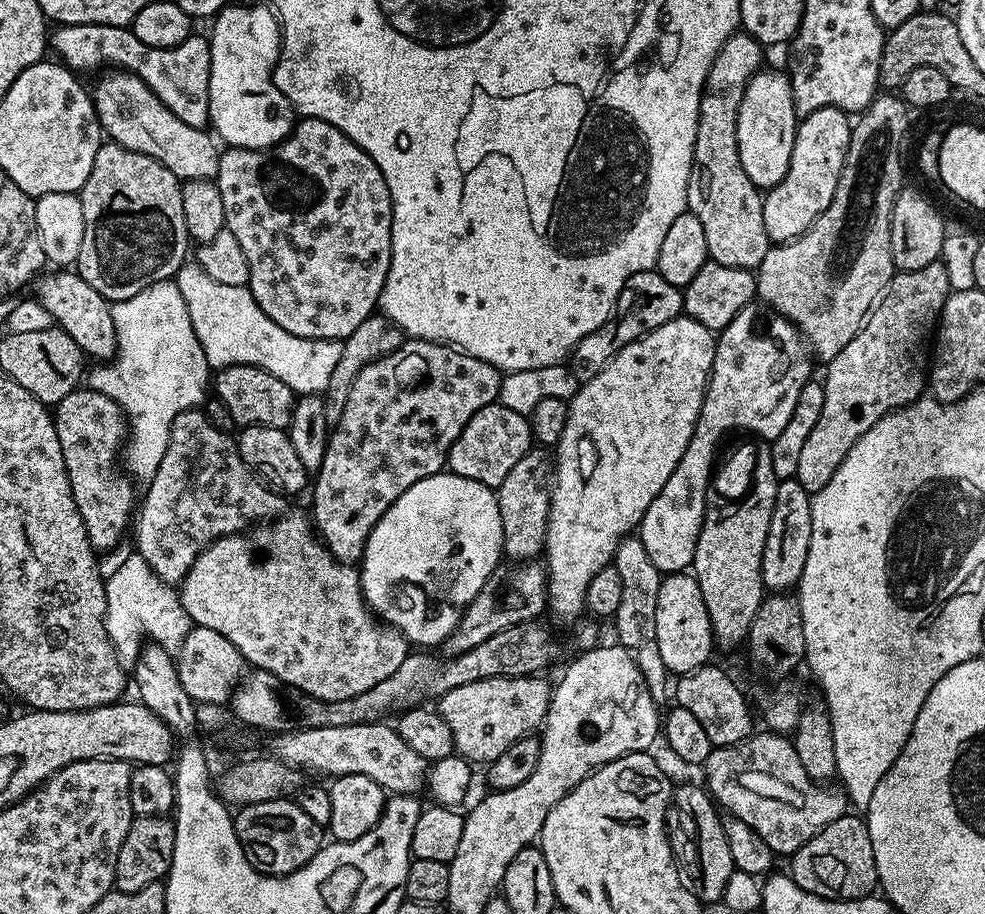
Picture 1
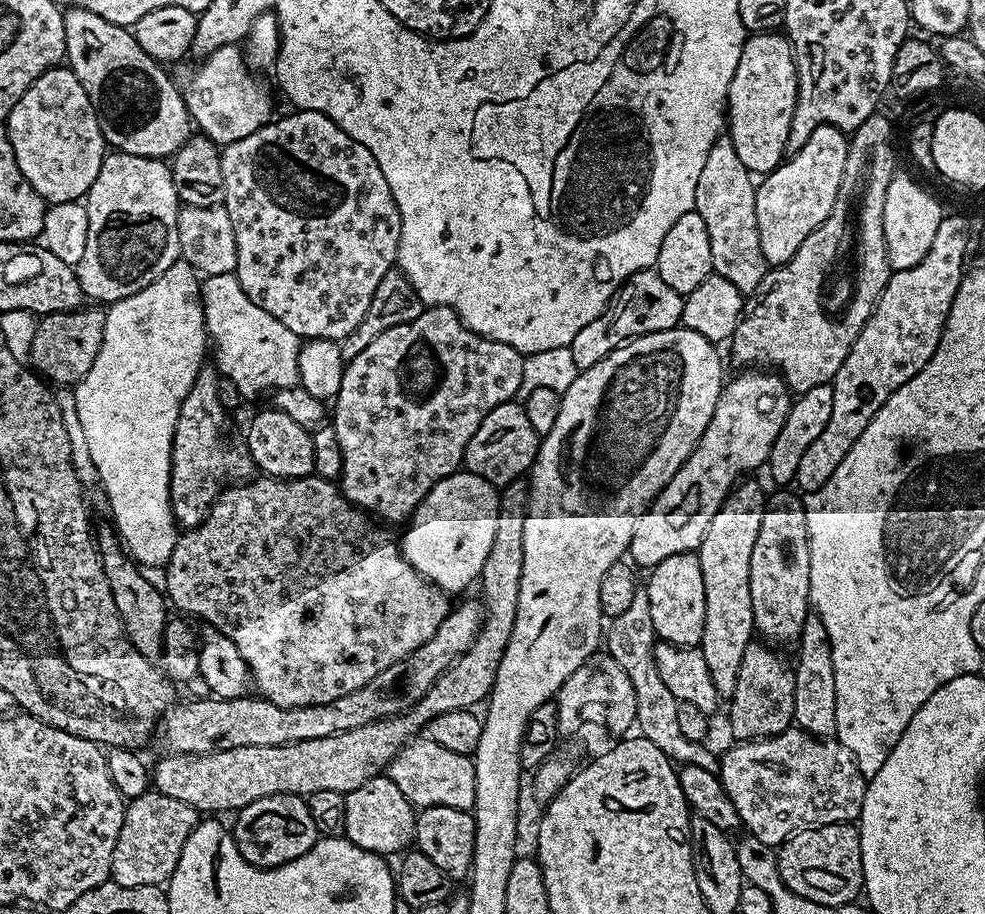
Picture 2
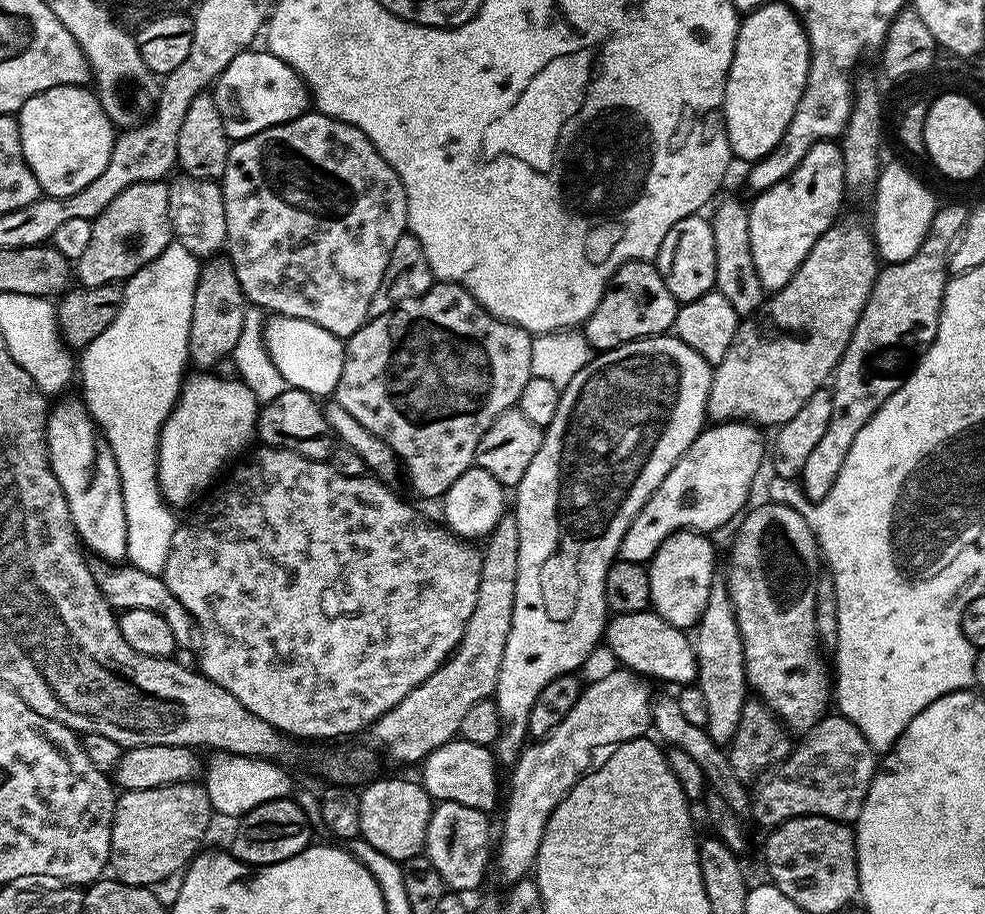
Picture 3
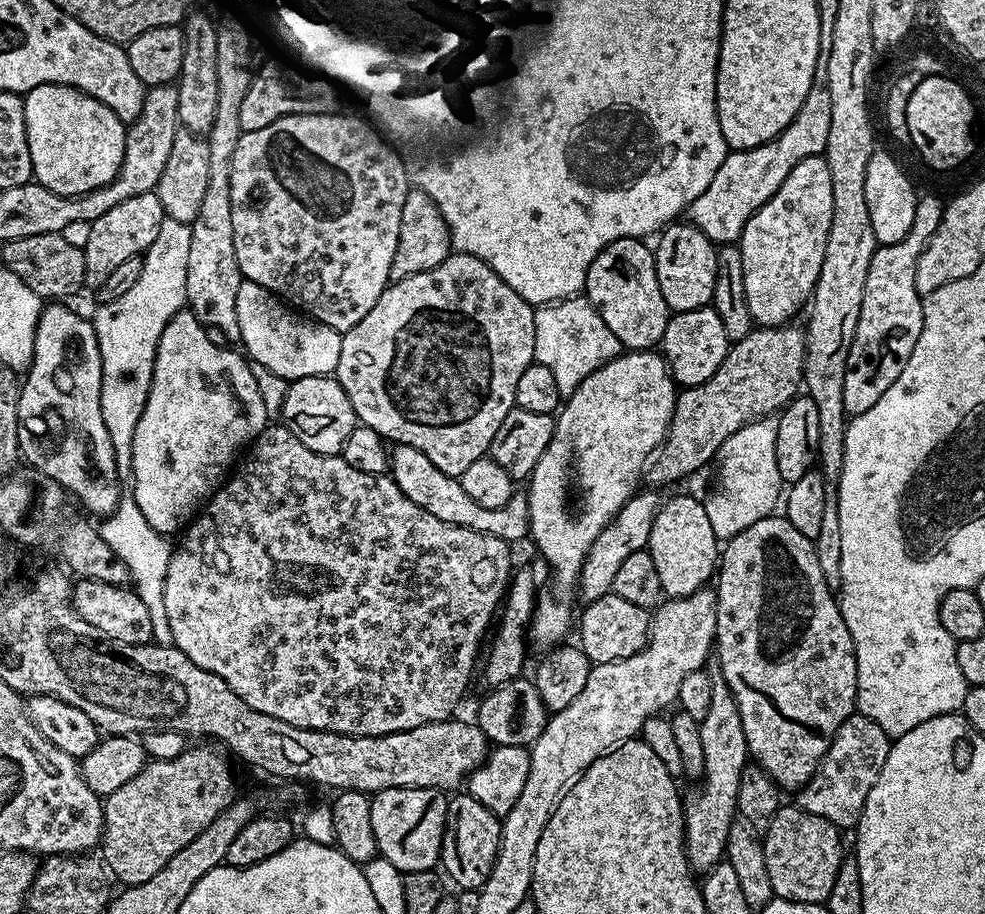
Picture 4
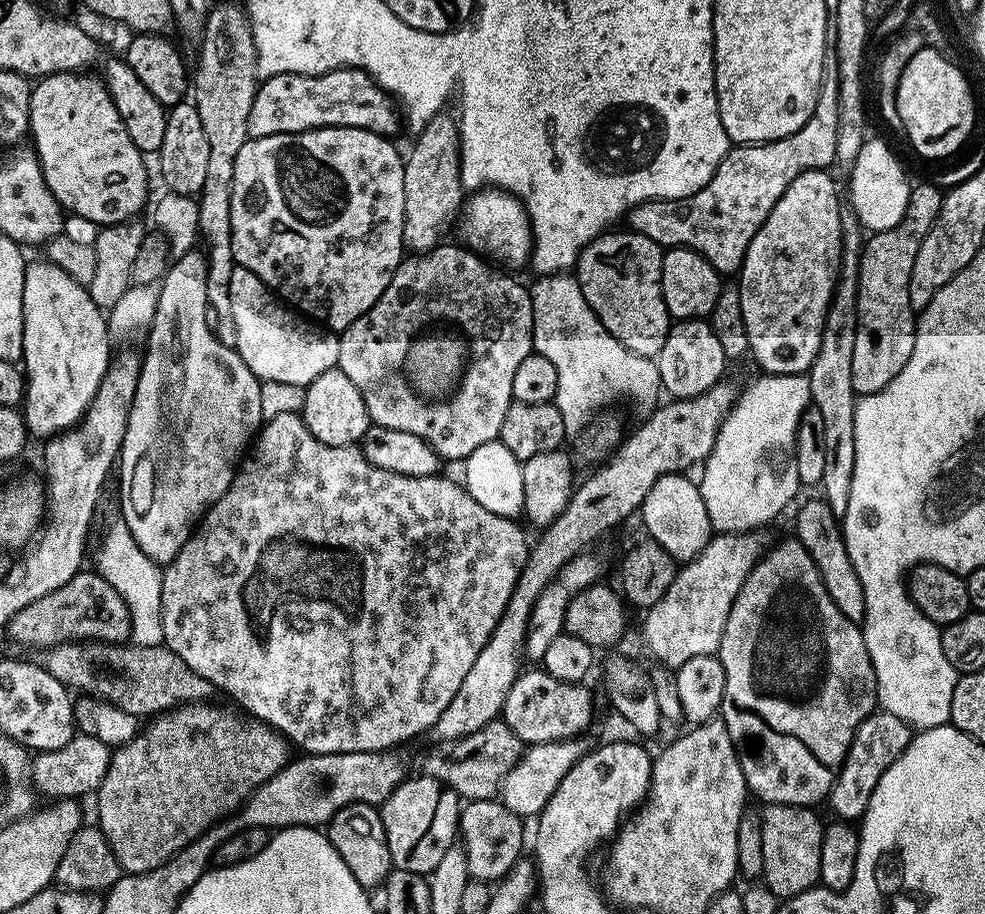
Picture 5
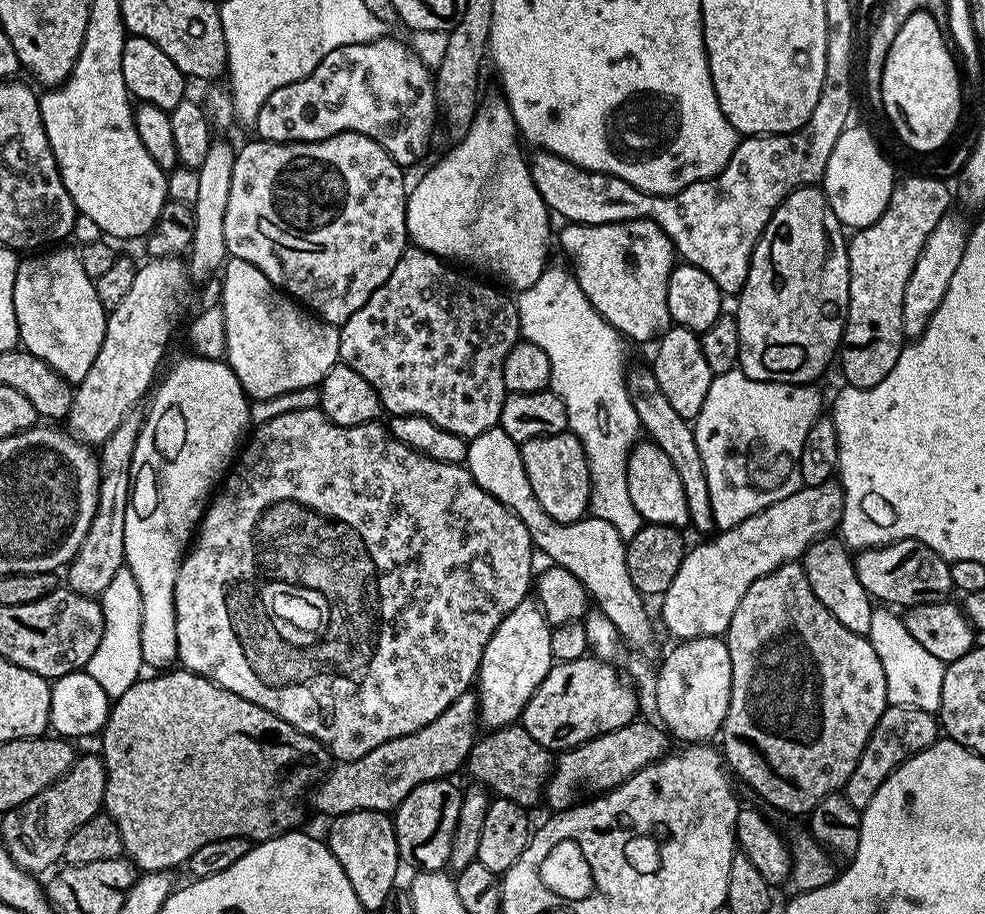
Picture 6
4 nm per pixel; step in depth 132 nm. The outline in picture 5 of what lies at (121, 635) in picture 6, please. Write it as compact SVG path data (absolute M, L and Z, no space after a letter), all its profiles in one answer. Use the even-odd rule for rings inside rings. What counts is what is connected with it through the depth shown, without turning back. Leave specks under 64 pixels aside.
M123 519L116 521L104 532L104 541L100 544L100 553L96 556L95 567L100 576L118 590L122 596L122 602L130 610L130 626L132 634L131 643L138 648L146 646L161 647L164 644L164 631L162 630L162 575L161 565L155 564L134 542L134 534L124 524Z

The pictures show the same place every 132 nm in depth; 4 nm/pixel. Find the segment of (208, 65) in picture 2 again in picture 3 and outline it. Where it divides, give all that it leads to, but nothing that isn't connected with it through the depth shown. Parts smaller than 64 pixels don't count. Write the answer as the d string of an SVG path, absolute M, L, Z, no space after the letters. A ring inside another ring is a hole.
M249 50L238 54L238 58L234 58L230 62L230 66L226 66L226 70L222 70L222 74L216 79L214 85L218 114L222 114L222 126L226 130L229 141L232 142L245 140L262 130L290 122L294 118L304 115L310 108L310 93L304 84L304 79L273 52L256 51Z

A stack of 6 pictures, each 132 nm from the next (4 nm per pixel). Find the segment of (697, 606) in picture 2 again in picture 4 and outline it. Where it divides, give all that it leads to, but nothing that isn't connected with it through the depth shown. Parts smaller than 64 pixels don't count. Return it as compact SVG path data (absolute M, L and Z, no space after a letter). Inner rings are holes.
M672 496L665 504L663 501L656 509L646 551L654 558L665 597L689 596L705 587L718 568L718 541L714 529L710 527L704 500L695 500L692 496Z

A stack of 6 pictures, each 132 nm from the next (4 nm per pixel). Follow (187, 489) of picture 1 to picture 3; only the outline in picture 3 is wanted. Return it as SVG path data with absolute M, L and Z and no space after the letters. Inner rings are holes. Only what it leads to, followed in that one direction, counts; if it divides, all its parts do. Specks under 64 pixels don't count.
M217 254L211 259L207 261L201 267L200 277L198 278L198 286L194 290L194 314L190 318L190 338L188 339L188 359L191 361L193 365L197 364L197 369L200 370L212 370L215 366L216 362L222 360L222 358L231 357L232 351L238 346L238 338L242 334L242 326L244 325L244 313L246 311L246 301L244 298L244 291L242 290L242 286L238 282L238 274L234 274L234 266L232 265L232 261L228 259L227 255Z

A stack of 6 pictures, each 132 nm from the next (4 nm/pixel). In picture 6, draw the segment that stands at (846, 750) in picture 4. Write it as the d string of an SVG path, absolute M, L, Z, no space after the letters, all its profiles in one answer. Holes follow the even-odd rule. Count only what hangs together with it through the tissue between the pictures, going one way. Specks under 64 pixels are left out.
M898 706L885 708L882 718L878 718L878 726L870 734L862 754L858 758L858 766L854 766L854 774L844 783L842 795L850 802L850 806L863 810L870 806L870 798L878 794L878 786L886 782L886 778L898 766L902 766L914 754L926 750L941 739L942 729L939 719L926 710L918 710L914 706Z

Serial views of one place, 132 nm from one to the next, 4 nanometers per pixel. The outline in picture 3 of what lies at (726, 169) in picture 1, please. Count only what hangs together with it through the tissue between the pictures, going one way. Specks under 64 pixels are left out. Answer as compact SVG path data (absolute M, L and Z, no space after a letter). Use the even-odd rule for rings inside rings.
M724 200L716 209L711 209L710 223L714 230L714 266L716 267L716 286L715 291L722 294L722 298L726 298L726 302L730 302L730 306L734 306L736 315L743 318L745 316L753 316L764 303L766 293L762 282L758 278L758 272L754 266L754 256L750 254L750 222L748 221L748 208L740 200Z

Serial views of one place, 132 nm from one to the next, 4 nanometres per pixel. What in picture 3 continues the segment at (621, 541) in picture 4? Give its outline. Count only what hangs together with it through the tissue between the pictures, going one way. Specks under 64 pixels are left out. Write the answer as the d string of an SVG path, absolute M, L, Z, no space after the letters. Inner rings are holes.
M738 420L716 422L701 430L630 522L620 543L619 559L647 565L670 534L685 530L712 534L715 528L735 521L745 511L760 463L766 460L766 440L764 444L760 432L757 425Z

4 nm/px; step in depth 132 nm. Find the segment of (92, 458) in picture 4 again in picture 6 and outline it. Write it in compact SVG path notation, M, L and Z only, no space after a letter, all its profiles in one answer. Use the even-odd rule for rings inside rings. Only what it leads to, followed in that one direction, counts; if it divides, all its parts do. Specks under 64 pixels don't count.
M56 246L39 254L25 255L28 257L25 260L23 257L17 263L14 278L14 314L23 351L34 354L39 360L46 362L63 380L75 386L82 378L86 378L90 366L94 366L94 358L98 358L108 317L96 293L95 280L89 278L86 270L82 270L79 251L75 247L60 247L64 246Z

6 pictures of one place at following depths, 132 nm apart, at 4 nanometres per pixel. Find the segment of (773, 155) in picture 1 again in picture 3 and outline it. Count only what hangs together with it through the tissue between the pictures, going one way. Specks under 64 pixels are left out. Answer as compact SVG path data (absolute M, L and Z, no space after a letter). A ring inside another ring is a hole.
M766 2L741 19L734 46L734 58L730 62L726 78L722 109L724 129L728 132L732 154L737 161L761 160L766 154L770 154L770 150L774 150L774 146L778 146L778 142L782 142L782 134L786 134L786 126L790 126L790 118L794 118L794 110L798 110L798 98L802 98L809 70L808 36L804 33L800 19L796 17L796 11L788 3Z

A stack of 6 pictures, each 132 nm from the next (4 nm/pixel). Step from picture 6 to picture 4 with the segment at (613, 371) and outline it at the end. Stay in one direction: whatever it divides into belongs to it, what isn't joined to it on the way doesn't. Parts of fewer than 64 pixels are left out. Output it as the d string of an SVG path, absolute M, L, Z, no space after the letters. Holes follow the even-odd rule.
M583 295L569 297L552 305L541 305L535 312L535 354L533 359L548 365L557 379L561 397L572 396L580 383L594 370L621 355L620 339L602 322L602 318Z

